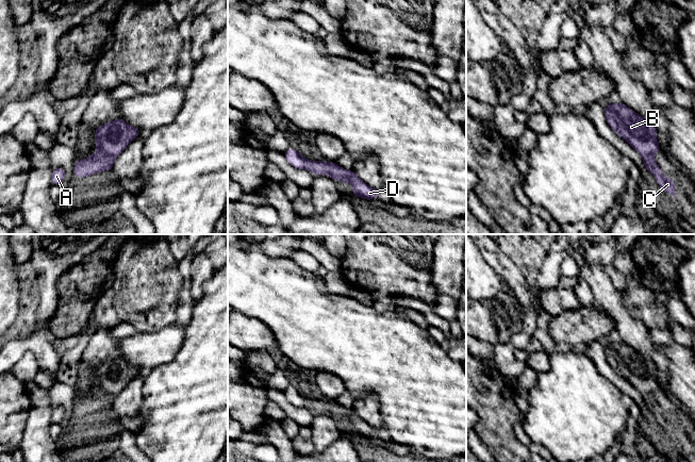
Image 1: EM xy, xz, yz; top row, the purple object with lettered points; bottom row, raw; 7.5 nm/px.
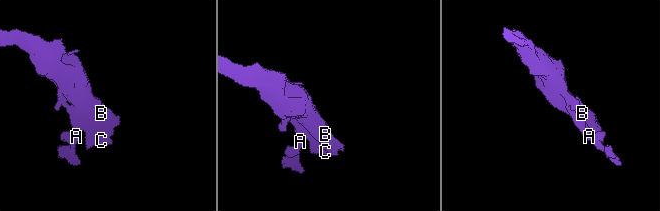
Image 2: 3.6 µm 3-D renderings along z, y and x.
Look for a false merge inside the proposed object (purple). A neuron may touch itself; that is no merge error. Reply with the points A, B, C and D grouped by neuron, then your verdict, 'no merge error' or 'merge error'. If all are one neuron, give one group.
groups A C / B D; merge error

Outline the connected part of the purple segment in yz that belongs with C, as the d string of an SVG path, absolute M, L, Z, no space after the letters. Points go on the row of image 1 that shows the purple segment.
M642 155L643 164L646 169L655 177L659 186L667 194L675 198L675 191L677 188L673 179L665 177L662 174L659 165L652 155Z

